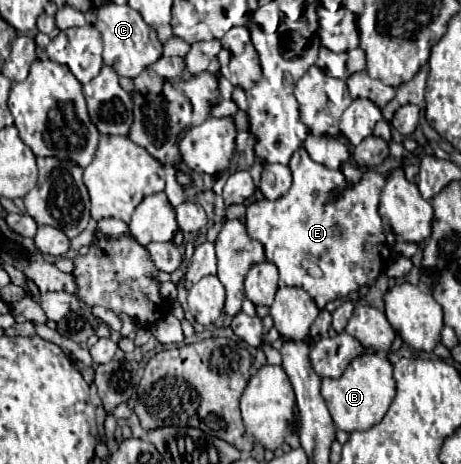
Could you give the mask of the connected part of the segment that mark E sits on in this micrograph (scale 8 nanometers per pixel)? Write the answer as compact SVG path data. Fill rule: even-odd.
M300 147L300 151L292 155L288 167L294 177L288 193L274 201L260 199L250 203L246 207L246 229L252 239L258 239L264 245L266 259L274 263L280 273L280 285L302 287L316 301L316 305L324 309L328 301L346 297L366 283L374 283L380 275L386 273L388 261L392 263L392 249L386 241L382 219L378 215L378 197L386 183L386 177L376 171L364 171L362 181L354 187L348 187L342 171L332 171L312 161L304 147ZM336 187L342 189L342 197L338 201L330 201L330 191ZM338 207L342 207L344 217L338 217Z

